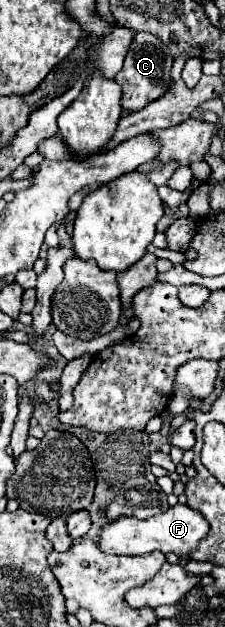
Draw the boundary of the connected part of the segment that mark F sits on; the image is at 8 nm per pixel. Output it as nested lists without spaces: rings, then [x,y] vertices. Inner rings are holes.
[[[173,505],[165,513],[149,517],[145,521],[139,521],[135,517],[121,517],[101,529],[101,549],[109,555],[147,555],[153,551],[161,553],[175,553],[177,557],[185,557],[185,563],[189,561],[191,551],[197,549],[197,545],[205,539],[209,533],[209,523],[207,519],[191,509],[189,505]]]

